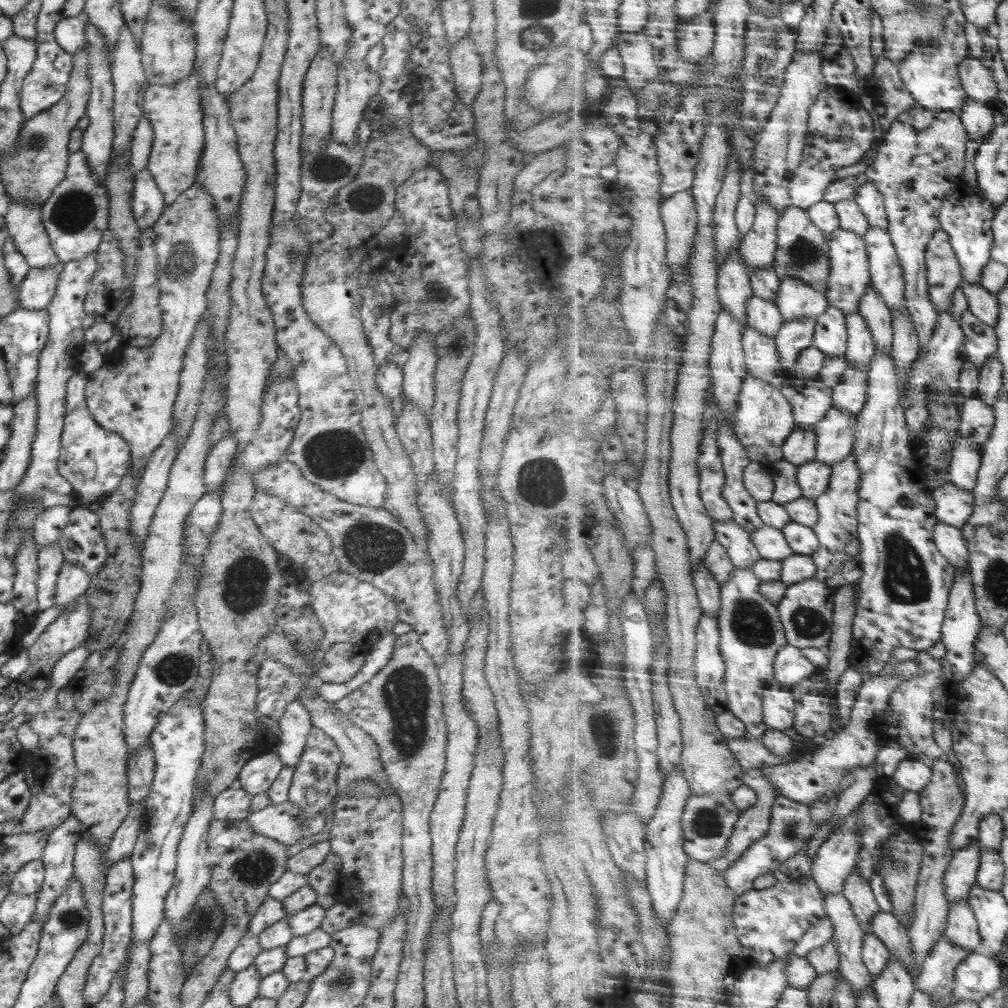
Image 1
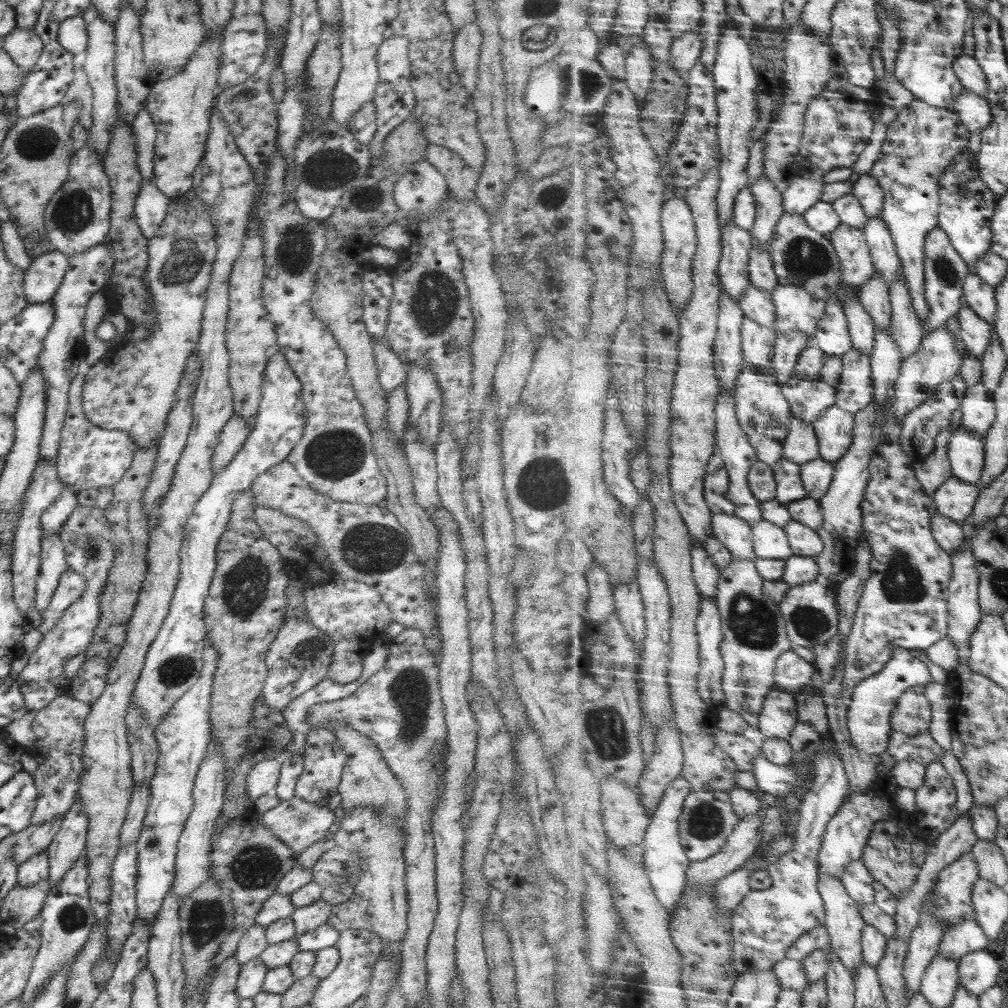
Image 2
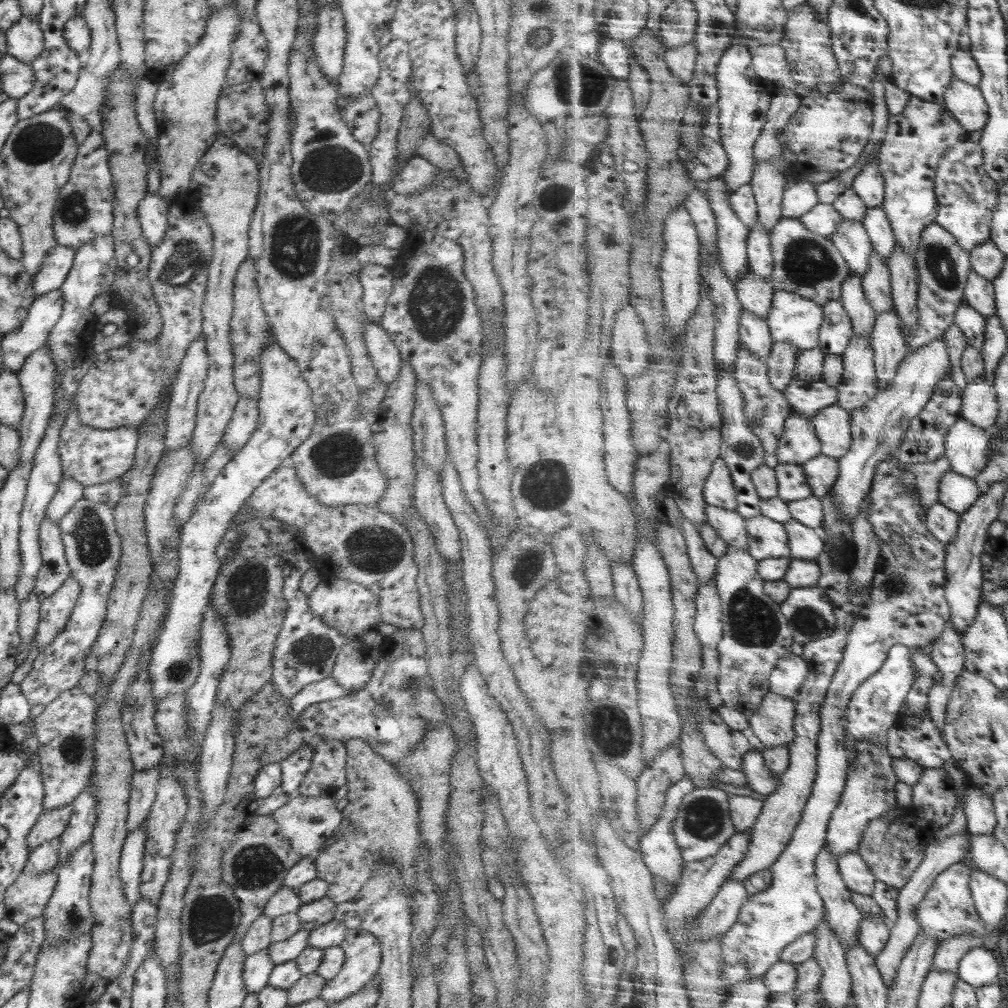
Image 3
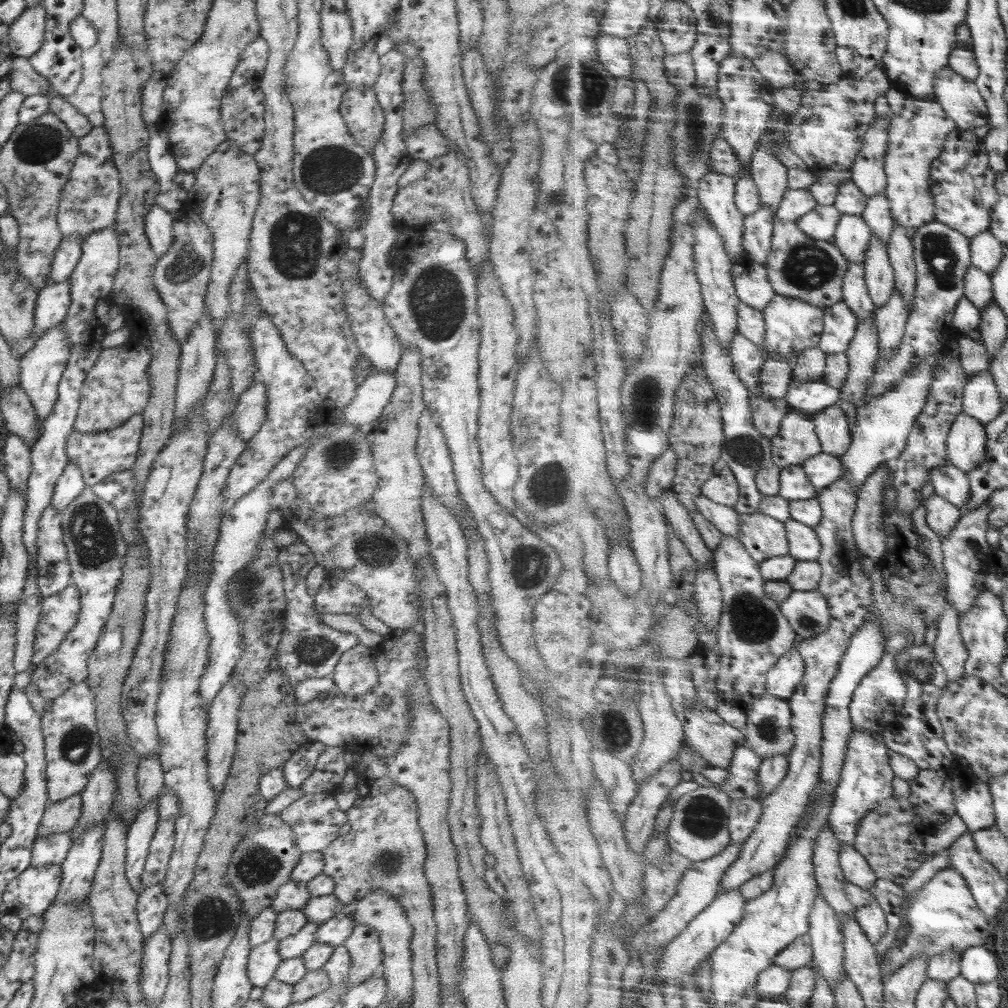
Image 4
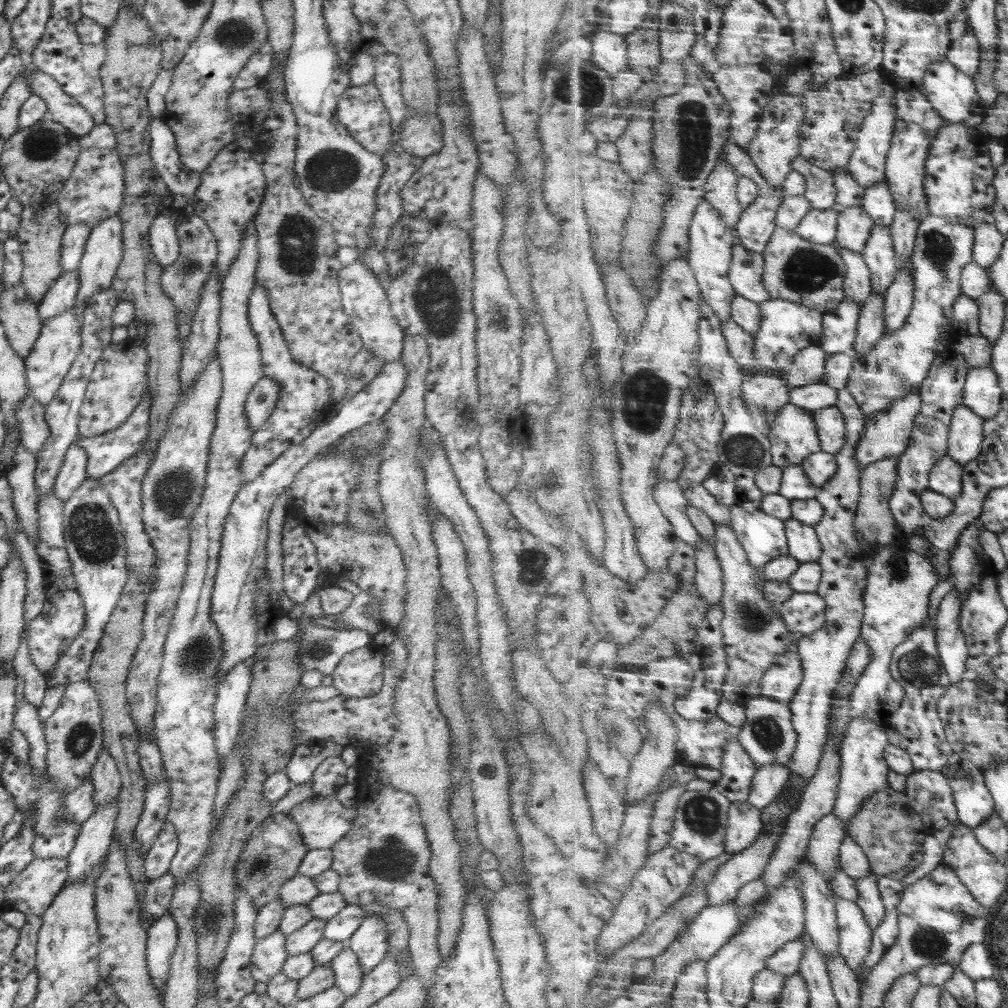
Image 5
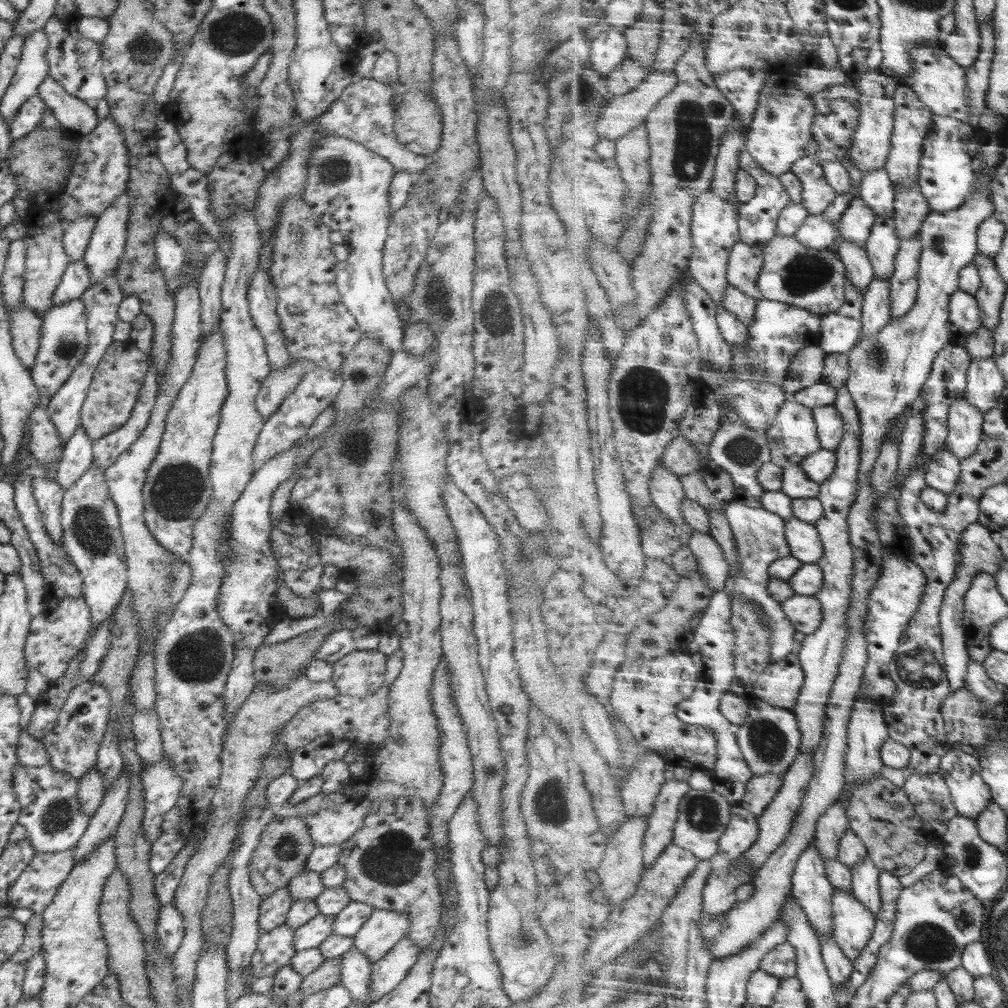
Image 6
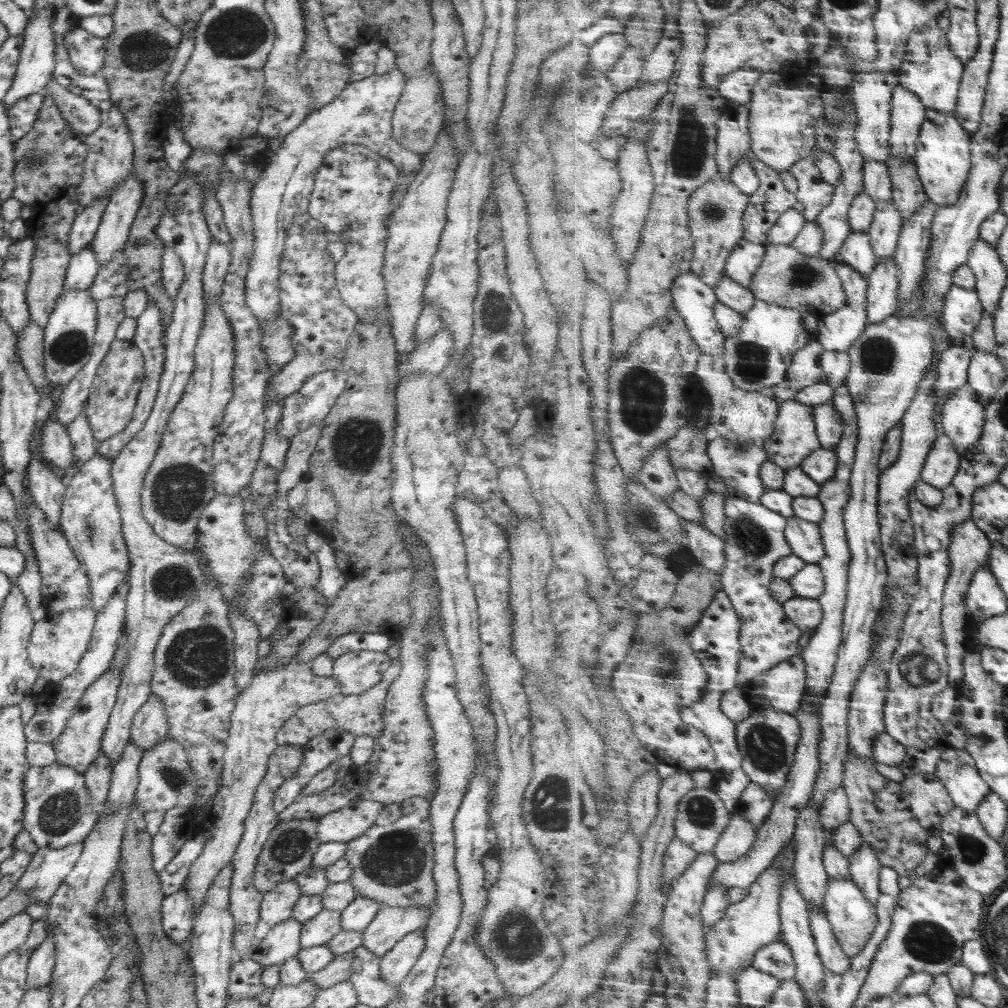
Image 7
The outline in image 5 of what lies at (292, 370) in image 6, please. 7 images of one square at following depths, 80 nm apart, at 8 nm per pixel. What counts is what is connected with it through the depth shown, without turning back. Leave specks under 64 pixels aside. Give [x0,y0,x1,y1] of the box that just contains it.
[245,376,281,430]

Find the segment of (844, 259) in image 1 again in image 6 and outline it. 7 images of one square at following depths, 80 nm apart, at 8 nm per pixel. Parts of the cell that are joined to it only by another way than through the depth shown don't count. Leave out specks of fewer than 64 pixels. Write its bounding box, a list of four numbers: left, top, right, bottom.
[841,196,877,246]

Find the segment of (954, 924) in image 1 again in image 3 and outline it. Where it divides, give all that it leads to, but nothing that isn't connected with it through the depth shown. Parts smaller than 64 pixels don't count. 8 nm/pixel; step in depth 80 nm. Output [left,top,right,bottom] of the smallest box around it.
[934,936,984,974]

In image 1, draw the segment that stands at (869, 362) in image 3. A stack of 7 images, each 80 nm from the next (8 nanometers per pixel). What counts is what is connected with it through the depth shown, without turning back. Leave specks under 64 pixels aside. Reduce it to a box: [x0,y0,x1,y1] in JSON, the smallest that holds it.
[835,364,869,415]

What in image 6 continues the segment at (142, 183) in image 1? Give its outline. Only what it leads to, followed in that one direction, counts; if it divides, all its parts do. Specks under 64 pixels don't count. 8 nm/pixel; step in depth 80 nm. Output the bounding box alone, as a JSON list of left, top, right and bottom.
[155,228,185,282]

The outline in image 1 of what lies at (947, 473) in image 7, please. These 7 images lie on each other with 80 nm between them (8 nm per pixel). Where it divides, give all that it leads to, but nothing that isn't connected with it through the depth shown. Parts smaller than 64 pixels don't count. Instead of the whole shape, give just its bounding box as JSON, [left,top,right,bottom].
[933,482,976,529]

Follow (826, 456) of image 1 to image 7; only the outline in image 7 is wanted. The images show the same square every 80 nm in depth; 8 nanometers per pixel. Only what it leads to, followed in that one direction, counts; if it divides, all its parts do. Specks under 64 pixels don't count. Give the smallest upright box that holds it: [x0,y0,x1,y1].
[815,401,846,450]

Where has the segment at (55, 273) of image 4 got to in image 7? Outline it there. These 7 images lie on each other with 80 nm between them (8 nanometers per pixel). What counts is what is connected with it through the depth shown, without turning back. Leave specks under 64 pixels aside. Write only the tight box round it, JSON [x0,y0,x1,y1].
[68,188,116,256]

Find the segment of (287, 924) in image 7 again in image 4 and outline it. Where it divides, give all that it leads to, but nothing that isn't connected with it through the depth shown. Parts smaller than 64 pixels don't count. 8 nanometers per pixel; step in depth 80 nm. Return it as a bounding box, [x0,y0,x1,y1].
[247,938,283,989]

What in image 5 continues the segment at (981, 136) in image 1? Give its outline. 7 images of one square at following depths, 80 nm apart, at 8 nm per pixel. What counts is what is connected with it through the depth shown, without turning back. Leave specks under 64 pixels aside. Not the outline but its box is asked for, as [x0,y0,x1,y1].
[922,59,988,128]

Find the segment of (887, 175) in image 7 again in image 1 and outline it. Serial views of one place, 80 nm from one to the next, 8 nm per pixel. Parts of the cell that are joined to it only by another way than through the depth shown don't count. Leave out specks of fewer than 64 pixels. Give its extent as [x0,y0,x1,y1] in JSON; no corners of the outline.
[866,226,907,312]

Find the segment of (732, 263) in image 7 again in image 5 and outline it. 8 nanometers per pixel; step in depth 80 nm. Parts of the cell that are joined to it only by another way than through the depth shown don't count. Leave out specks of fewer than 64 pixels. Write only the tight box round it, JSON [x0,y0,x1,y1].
[730,243,773,305]

